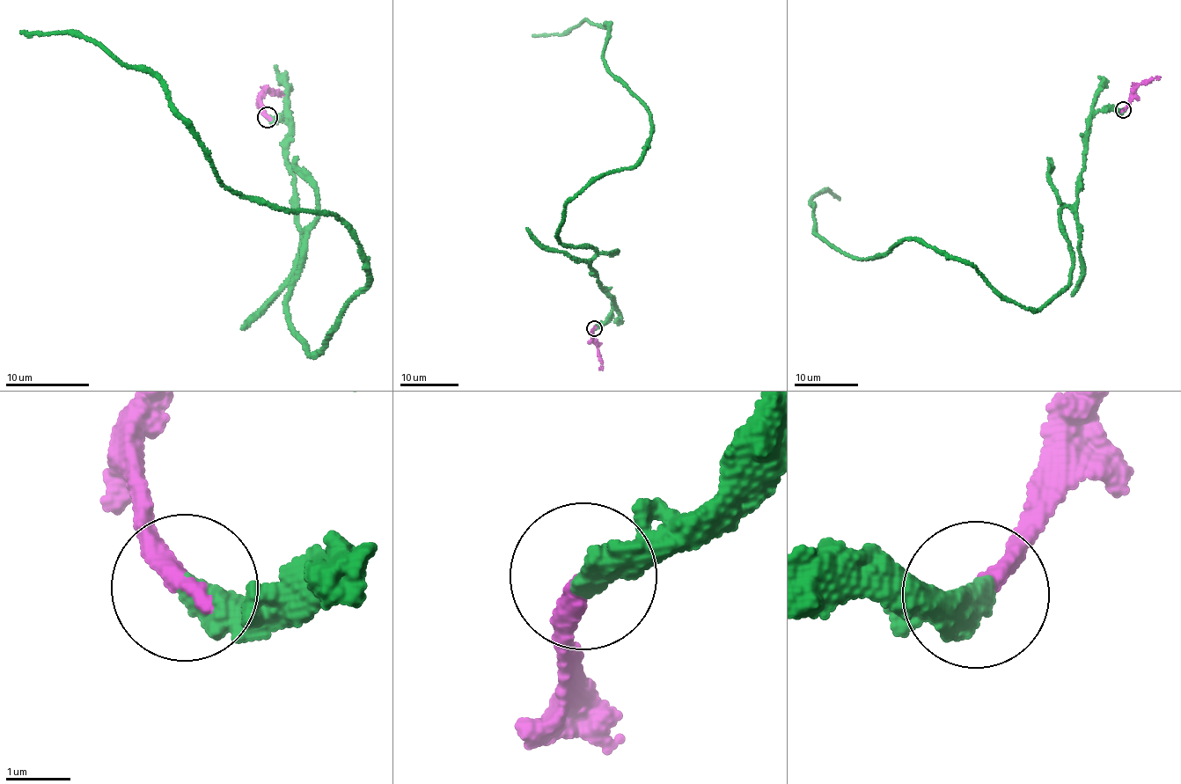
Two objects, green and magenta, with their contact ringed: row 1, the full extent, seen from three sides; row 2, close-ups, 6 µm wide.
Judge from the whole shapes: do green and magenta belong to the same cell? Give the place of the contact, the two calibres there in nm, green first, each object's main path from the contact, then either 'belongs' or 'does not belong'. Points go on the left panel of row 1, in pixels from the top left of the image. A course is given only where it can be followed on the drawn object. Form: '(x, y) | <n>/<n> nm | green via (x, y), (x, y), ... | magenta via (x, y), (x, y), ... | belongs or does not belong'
(267, 117) | 440/320 nm | green via (267, 117), (290, 121), (288, 328), (310, 354), (364, 289), (350, 229), (229, 188), (157, 78), (20, 31) | magenta via (267, 117), (262, 108), (261, 98), (265, 92), (284, 95) | belongs

